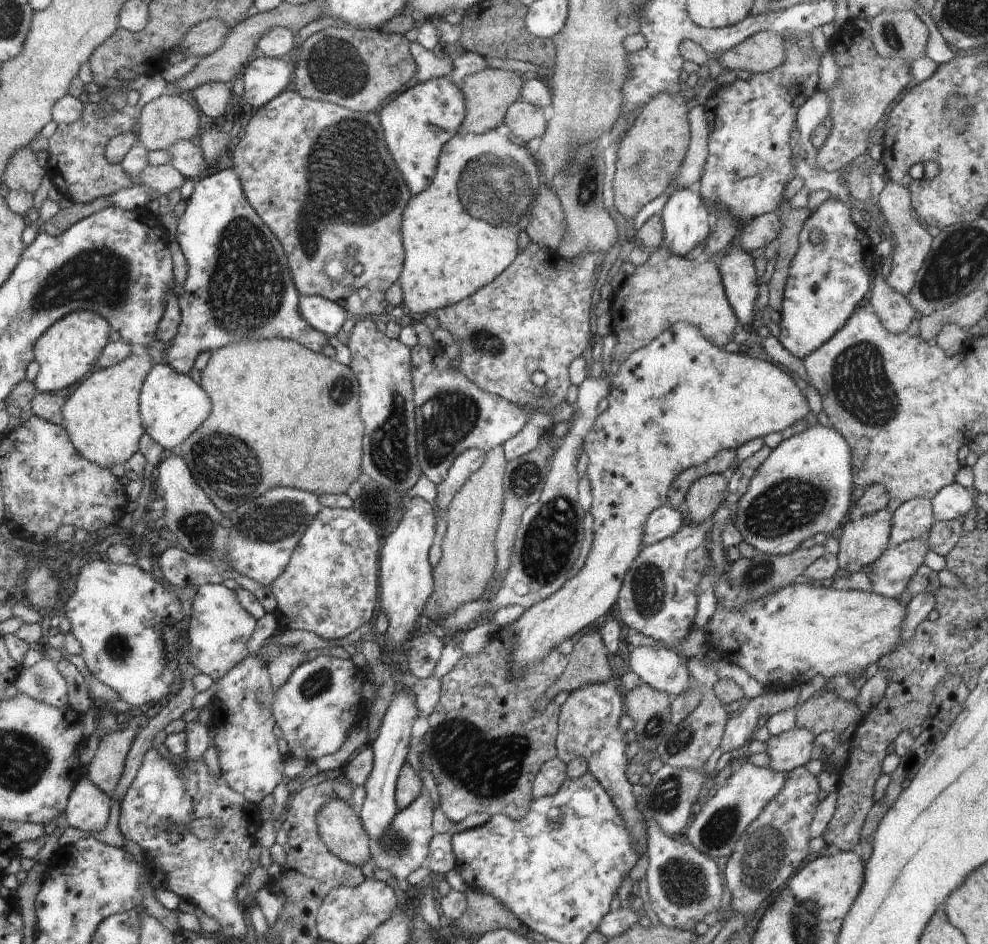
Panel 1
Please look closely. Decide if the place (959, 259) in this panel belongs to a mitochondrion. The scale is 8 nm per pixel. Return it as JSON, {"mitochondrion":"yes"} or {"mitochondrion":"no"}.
{"mitochondrion":"yes"}

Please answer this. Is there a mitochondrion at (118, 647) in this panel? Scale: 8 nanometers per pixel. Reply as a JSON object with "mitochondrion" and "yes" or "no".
{"mitochondrion":"yes"}

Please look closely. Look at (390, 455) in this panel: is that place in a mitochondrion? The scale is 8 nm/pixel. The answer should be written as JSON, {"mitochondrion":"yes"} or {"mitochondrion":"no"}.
{"mitochondrion":"yes"}

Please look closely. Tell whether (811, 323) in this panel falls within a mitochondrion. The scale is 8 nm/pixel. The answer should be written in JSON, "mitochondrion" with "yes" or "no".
{"mitochondrion":"no"}

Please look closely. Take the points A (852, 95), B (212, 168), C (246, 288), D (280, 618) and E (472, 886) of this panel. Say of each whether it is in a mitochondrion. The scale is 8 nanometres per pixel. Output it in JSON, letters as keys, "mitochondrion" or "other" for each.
{"A":"mitochondrion","B":"other","C":"mitochondrion","D":"other","E":"other"}

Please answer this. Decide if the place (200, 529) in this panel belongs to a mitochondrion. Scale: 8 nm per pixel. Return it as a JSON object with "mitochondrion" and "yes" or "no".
{"mitochondrion":"yes"}

